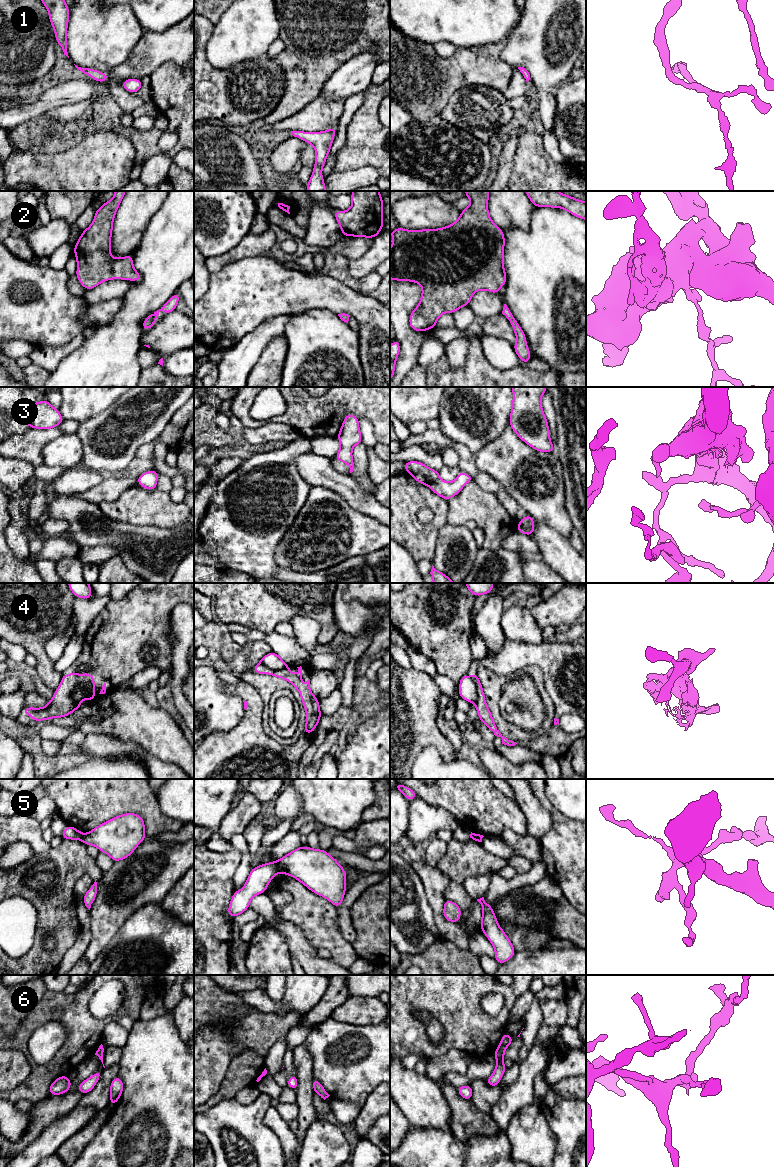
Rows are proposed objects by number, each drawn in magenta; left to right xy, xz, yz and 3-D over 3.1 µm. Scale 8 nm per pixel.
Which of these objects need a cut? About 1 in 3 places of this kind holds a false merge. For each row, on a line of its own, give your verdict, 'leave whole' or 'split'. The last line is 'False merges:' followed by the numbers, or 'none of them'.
1: leave whole
2: leave whole
3: leave whole
4: split
5: split
6: leave whole
False merges: 4, 5

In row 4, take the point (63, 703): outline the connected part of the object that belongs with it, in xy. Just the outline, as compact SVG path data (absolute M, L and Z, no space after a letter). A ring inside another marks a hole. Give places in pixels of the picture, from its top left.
M71 672L69 675L62 674L62 680L51 701L47 701L44 708L25 707L22 711L24 715L31 715L33 721L54 719L55 717L63 718L70 715L77 709L80 709L81 701L74 698L74 690L77 686L86 687L85 699L91 702L95 698L95 680L92 673L78 675Z

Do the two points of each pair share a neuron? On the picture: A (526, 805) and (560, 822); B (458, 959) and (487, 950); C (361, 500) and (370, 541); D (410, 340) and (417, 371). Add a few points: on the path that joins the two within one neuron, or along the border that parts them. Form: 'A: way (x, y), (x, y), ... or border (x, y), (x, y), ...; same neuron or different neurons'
A: border (537, 798), (551, 815), (551, 828), (541, 838); different neurons
B: border (468, 949), (478, 957); different neurons
C: border (345, 500), (354, 509), (374, 517), (379, 522); different neurons
D: border (418, 362), (404, 376); different neurons

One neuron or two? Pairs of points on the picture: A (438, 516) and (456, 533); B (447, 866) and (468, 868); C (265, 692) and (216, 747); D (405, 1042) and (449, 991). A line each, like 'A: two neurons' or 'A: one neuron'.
A: two neurons
B: one neuron
C: two neurons
D: one neuron

